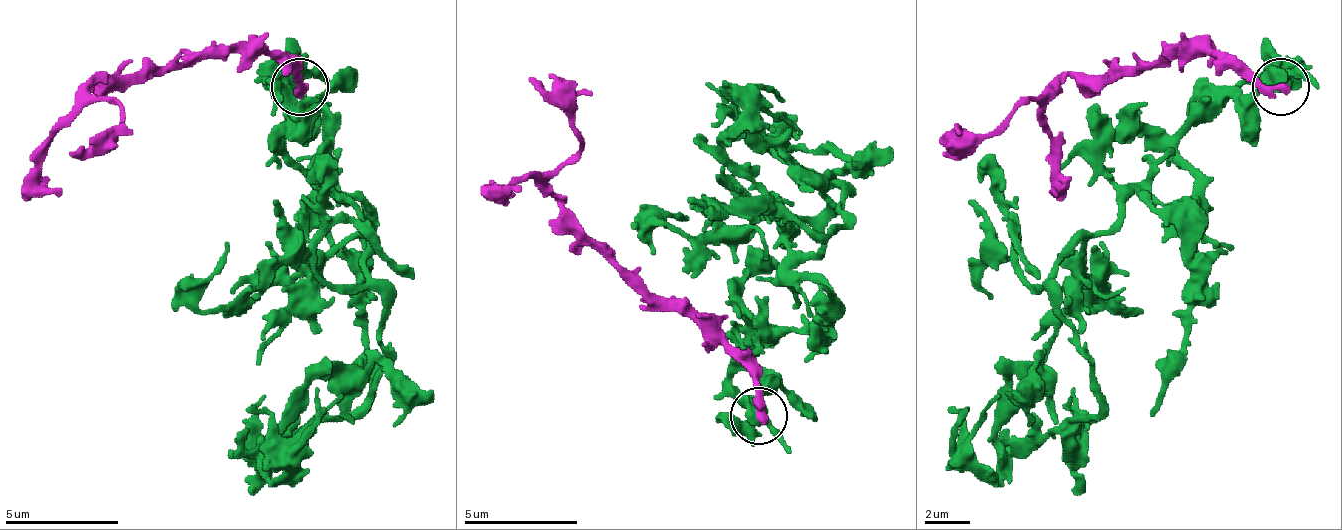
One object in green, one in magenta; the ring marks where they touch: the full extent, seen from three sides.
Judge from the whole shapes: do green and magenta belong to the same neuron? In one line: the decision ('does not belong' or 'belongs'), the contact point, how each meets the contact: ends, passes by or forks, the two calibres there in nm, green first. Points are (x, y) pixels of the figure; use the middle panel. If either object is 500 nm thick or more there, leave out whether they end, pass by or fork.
does not belong; place (759, 415); green forks; magenta ends; calibres 400 and 440 nm

